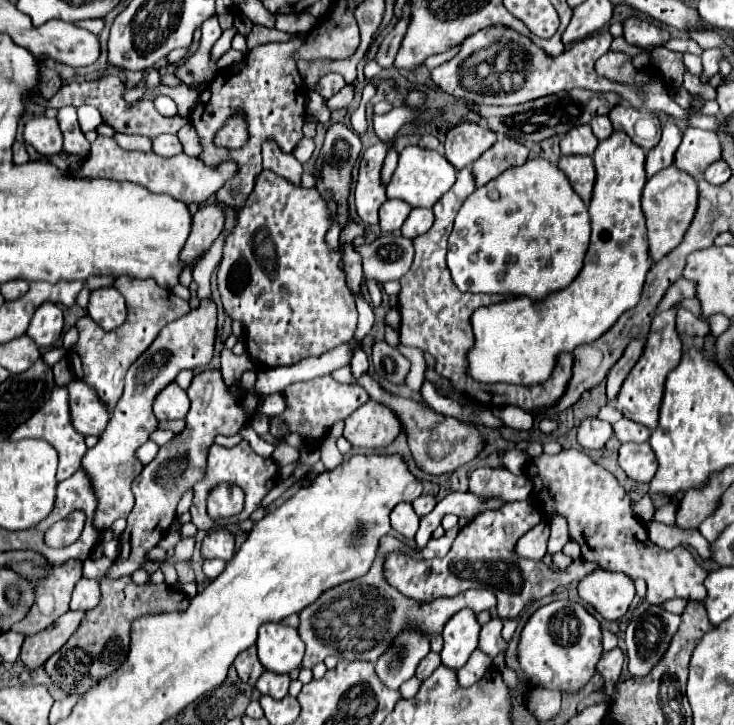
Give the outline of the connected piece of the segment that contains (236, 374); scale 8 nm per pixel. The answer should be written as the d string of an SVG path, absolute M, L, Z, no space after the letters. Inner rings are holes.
M222 349L220 361L222 361L220 373L222 373L222 379L224 379L226 385L234 385L240 379L240 375L244 373L244 369L256 367L256 363L250 359L248 353L234 355L230 349Z

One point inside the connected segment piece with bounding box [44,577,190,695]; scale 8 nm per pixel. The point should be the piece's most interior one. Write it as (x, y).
(100, 644)

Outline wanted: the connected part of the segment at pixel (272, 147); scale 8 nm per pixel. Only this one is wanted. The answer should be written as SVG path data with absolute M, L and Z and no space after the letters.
M268 139L262 143L262 157L264 157L264 169L270 169L280 177L286 177L294 185L300 185L302 163L292 153L284 153L276 141Z

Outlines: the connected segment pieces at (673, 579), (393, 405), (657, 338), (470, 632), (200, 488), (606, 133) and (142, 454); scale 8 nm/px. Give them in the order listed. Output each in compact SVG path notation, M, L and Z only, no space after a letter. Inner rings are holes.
M562 449L558 455L540 455L536 465L530 465L528 477L534 485L534 491L530 495L534 505L538 505L544 511L546 519L550 519L554 513L564 515L568 519L570 539L582 547L582 557L588 561L598 561L602 565L602 569L626 573L630 579L642 577L648 587L648 591L646 591L648 603L658 605L664 599L674 599L674 597L702 601L706 597L704 579L706 579L708 571L694 561L694 557L690 555L690 551L686 547L676 547L672 551L666 551L666 549L654 545L648 539L644 523L636 519L628 493L618 485L618 481L612 473L608 473L604 467L594 463L588 455L584 455L582 451L576 451L576 449Z
M340 367L332 373L332 377L340 383L356 383L360 387L364 387L370 395L372 401L378 401L382 405L386 405L388 409L394 411L394 415L398 417L398 421L402 423L406 435L408 435L408 447L416 459L416 465L426 471L426 473L432 473L432 475L442 475L442 473L448 473L448 471L456 471L458 467L470 463L486 445L486 439L484 435L474 427L474 425L466 425L466 423L460 423L452 417L442 417L440 413L436 413L434 409L424 409L418 401L414 399L404 399L400 395L394 395L386 389L382 389L382 385L372 377L370 371L366 371L364 375L360 377L354 377L350 367Z
M670 309L670 311L654 317L652 329L648 333L646 349L644 349L640 361L630 371L630 375L624 379L620 393L616 395L616 409L624 417L654 431L658 427L658 411L660 411L660 403L662 403L662 395L664 395L666 375L680 363L680 359L682 359L682 341L676 331L676 309Z
M462 609L454 617L450 617L442 631L444 637L444 647L440 653L442 665L450 669L460 669L476 649L478 633L480 623L476 621L472 609Z
M240 441L236 447L230 447L230 449L226 449L222 445L212 445L210 451L208 451L208 463L206 463L204 477L202 477L202 481L198 481L194 485L194 503L190 507L194 525L202 531L210 531L212 527L224 527L226 525L226 519L210 519L208 513L206 513L206 499L208 499L208 495L214 487L218 487L222 483L232 483L232 485L238 485L244 491L244 509L242 509L242 513L228 519L228 523L236 525L236 523L248 519L252 515L252 511L256 511L260 507L262 497L274 487L276 479L278 479L278 465L272 459L264 459L264 457L256 455L248 441Z
M596 117L590 125L592 125L592 131L594 131L594 135L596 135L598 139L606 139L606 137L610 137L610 135L614 133L612 123L610 123L608 117Z
M148 441L148 445L142 445L142 449L138 449L138 459L144 465L148 465L156 457L156 453L158 453L158 445L154 441Z

